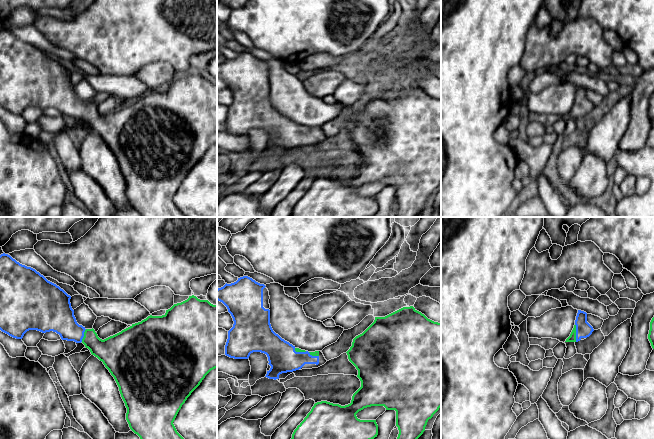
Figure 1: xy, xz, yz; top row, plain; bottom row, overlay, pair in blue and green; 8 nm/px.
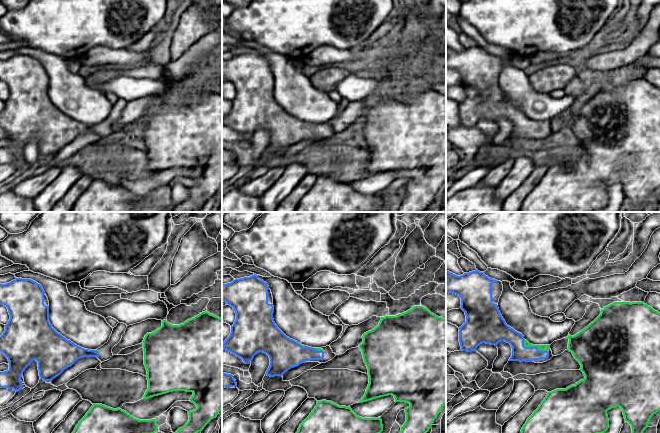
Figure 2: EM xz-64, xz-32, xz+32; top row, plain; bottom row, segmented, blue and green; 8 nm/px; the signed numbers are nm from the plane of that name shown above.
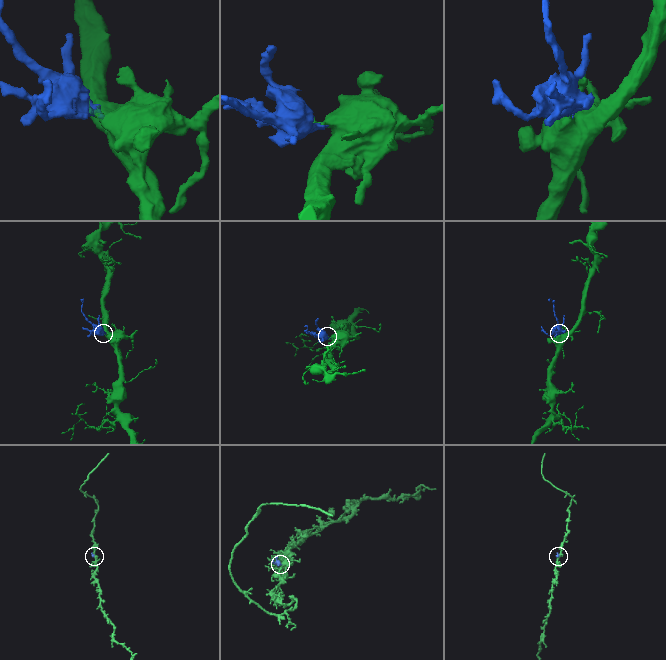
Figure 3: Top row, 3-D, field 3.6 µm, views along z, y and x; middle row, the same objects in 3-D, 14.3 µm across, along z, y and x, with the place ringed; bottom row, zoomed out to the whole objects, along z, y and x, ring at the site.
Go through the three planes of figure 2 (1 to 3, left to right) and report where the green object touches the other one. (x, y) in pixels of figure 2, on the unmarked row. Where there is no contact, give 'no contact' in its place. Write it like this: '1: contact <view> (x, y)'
1: contact xz-64 (94, 126)
2: contact xz-32 (319, 127)
3: contact xz+32 (533, 123)

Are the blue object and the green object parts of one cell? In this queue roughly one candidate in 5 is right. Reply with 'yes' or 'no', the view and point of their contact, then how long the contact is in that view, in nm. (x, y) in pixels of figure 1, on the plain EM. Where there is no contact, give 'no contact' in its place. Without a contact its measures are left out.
yes; meets blue in yz at (576, 109); contact 140 nm long

